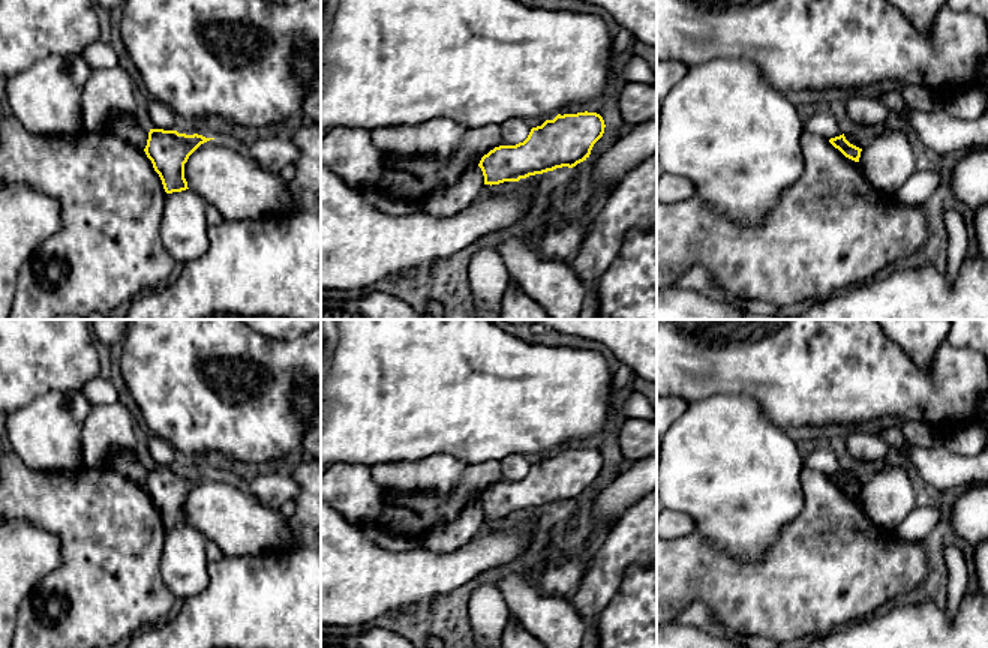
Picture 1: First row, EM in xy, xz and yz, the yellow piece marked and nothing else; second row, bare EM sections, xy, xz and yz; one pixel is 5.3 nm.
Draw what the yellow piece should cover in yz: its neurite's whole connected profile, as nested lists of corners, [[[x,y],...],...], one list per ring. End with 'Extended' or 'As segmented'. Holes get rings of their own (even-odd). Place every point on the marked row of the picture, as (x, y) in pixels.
[[[844,134],[840,135],[840,136],[835,136],[835,138],[831,138],[829,142],[838,148],[846,158],[855,160],[855,162],[859,162],[859,158],[861,158],[861,152],[862,148],[850,144]]]. As segmented

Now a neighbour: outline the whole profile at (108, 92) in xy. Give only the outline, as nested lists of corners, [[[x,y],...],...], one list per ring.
[[[120,66],[96,69],[90,74],[82,88],[79,114],[79,129],[87,132],[109,132],[111,116],[136,116],[147,126],[133,81]]]

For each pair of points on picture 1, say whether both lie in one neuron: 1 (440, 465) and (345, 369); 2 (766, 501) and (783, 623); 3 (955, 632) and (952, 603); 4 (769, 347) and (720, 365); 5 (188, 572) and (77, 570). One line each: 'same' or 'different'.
1: different
2: different
3: different
4: same
5: different

